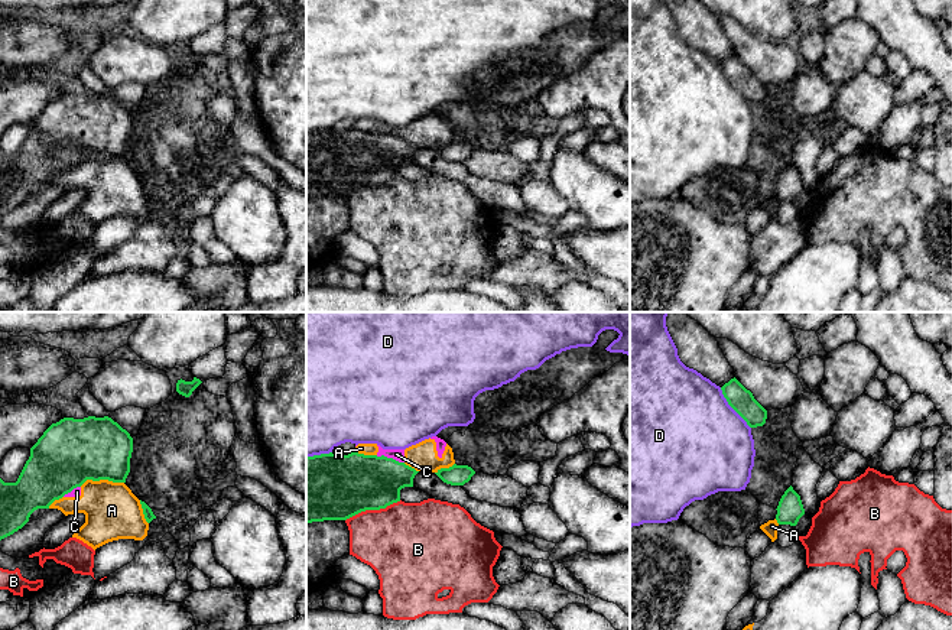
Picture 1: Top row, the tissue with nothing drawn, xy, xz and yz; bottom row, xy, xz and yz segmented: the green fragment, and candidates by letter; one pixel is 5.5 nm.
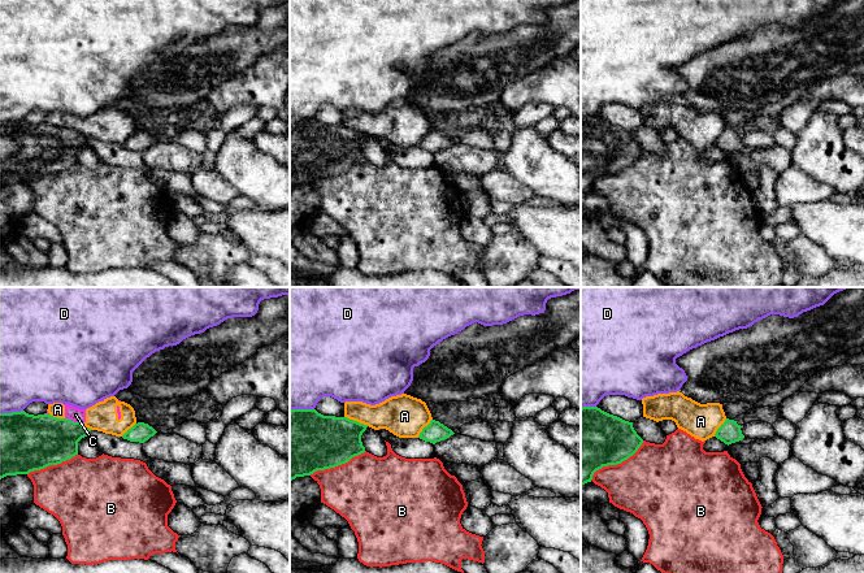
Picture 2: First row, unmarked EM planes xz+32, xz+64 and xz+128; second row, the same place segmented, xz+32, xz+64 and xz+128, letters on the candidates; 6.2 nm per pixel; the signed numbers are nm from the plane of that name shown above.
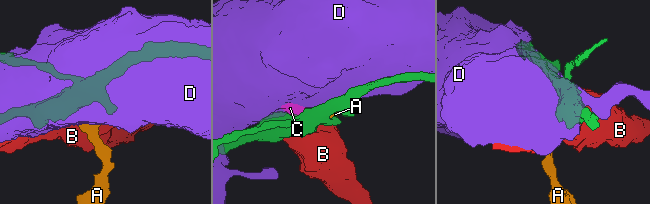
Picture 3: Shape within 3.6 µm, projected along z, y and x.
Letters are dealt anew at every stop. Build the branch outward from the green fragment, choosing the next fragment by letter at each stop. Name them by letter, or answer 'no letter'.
no letter

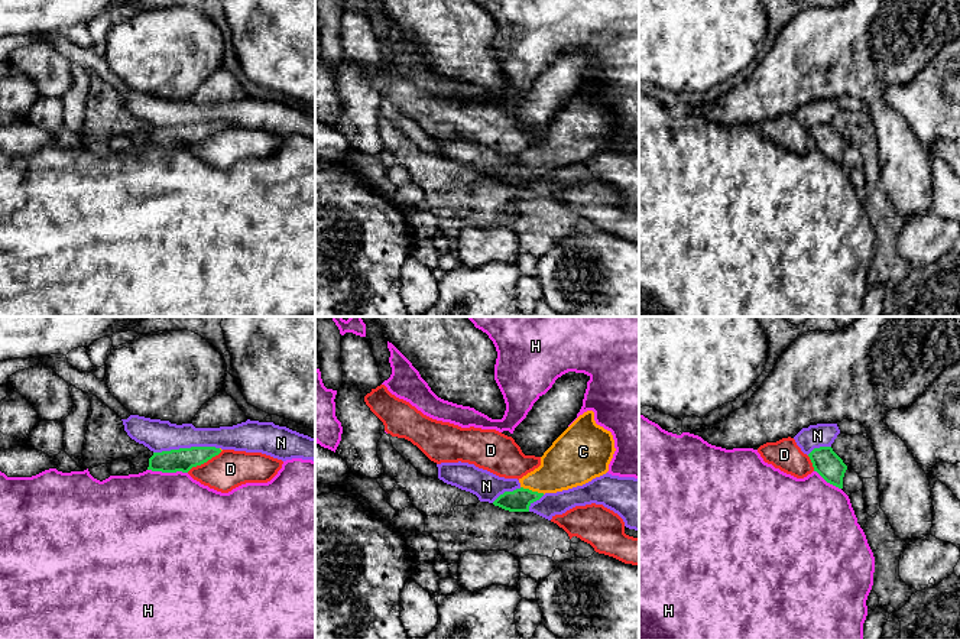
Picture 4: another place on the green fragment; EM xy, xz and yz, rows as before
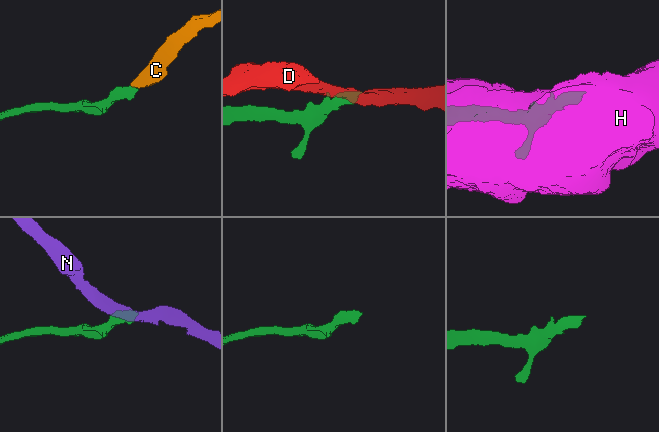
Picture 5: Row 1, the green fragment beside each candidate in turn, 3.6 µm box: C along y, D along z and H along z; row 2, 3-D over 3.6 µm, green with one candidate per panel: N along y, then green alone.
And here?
C

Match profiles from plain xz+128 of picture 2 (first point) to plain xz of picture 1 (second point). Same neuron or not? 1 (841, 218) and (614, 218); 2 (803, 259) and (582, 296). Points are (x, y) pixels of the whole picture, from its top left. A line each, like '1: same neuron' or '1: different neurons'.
1: different neurons
2: different neurons

